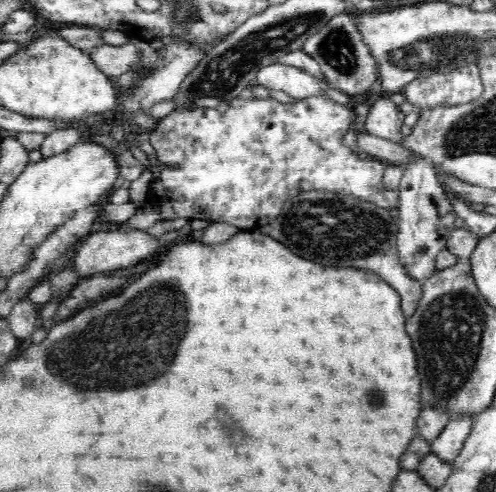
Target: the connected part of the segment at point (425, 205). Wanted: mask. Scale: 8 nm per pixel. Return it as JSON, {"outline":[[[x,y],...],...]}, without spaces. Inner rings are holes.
{"outline":[[[418,158],[416,162],[406,166],[402,184],[400,184],[400,232],[398,232],[398,258],[400,264],[404,266],[406,274],[420,282],[428,282],[438,274],[436,270],[436,258],[442,250],[448,248],[448,240],[454,232],[454,218],[456,210],[454,204],[450,202],[450,196],[446,194],[444,184],[440,182],[434,162],[426,158]]]}

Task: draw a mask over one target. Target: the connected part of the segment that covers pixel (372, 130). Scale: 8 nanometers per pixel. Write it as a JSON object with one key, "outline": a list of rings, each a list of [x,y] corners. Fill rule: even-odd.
{"outline":[[[382,96],[370,108],[370,114],[366,120],[366,132],[370,136],[402,144],[404,142],[404,136],[402,136],[404,118],[406,114],[400,110],[400,106],[396,106],[388,96]]]}

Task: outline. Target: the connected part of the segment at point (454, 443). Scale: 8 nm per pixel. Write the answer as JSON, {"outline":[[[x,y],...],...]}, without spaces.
{"outline":[[[456,418],[450,420],[448,426],[442,430],[442,434],[434,442],[430,442],[430,454],[438,456],[448,466],[454,466],[472,432],[472,426],[474,426],[472,420],[456,420]]]}

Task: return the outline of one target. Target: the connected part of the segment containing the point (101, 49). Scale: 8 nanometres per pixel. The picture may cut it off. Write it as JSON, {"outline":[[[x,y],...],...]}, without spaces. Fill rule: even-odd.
{"outline":[[[100,42],[98,46],[94,46],[88,56],[92,60],[92,64],[106,74],[110,80],[126,74],[130,70],[132,64],[136,64],[142,58],[140,52],[142,44],[140,42],[128,42],[126,46],[110,46],[106,42]]]}

